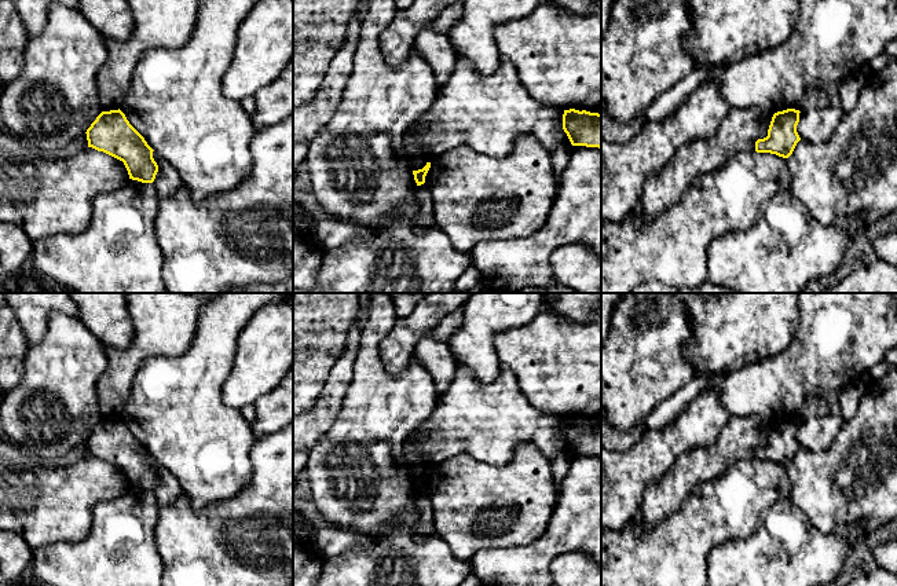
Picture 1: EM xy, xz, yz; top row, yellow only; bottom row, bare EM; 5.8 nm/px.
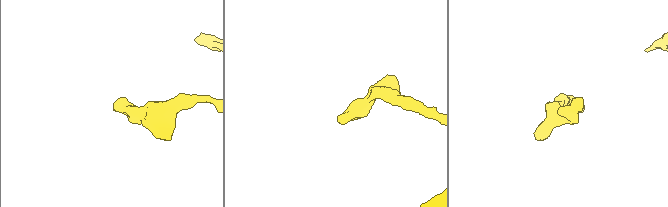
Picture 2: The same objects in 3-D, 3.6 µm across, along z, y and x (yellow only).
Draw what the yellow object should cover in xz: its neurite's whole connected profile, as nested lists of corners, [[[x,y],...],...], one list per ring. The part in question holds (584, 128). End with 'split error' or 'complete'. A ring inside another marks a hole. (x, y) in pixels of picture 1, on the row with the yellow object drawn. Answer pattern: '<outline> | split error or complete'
[[[564,110],[563,129],[572,146],[601,149],[601,114],[586,110]]] | complete

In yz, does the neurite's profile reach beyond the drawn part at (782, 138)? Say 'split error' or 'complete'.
complete

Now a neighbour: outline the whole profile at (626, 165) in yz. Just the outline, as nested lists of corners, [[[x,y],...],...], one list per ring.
[[[707,81],[671,117],[658,122],[648,120],[631,139],[609,142],[601,138],[601,224],[619,223],[640,209],[647,179],[663,169],[682,144],[714,136],[731,109],[718,84]]]

